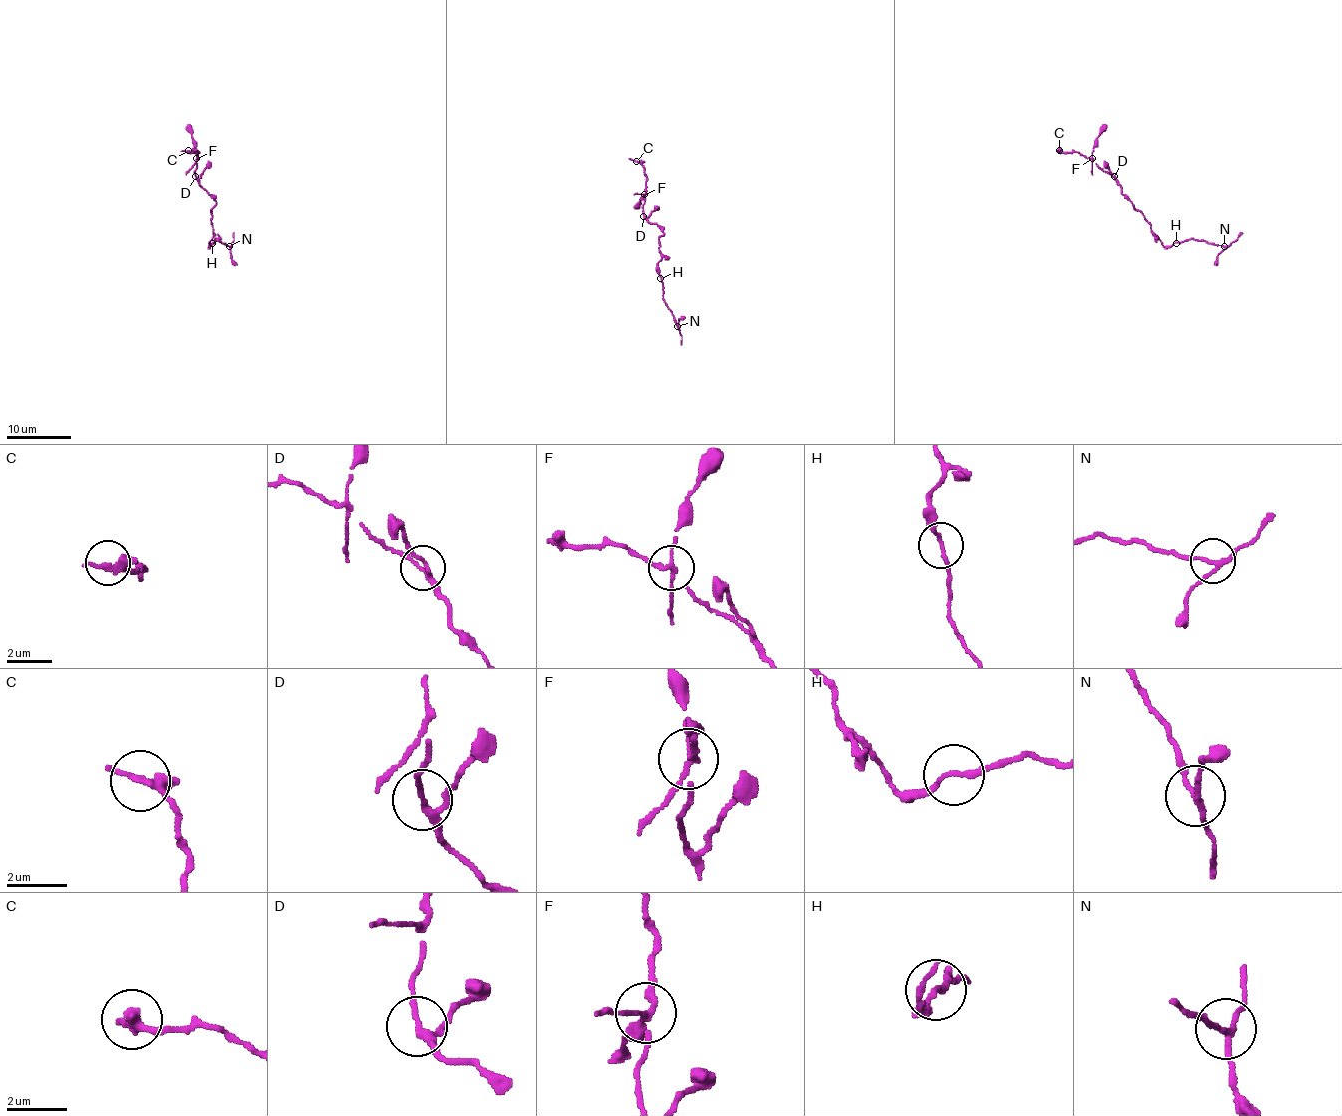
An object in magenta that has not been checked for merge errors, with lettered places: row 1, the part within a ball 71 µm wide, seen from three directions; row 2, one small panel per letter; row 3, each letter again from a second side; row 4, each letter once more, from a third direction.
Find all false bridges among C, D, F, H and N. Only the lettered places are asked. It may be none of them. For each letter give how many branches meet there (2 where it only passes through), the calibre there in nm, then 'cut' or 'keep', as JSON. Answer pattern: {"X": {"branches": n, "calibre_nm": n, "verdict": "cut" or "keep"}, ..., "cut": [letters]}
{"C": {"branches": 3, "calibre_nm": 240, "verdict": "keep"}, "D": {"branches": 3, "calibre_nm": 180, "verdict": "keep"}, "F": {"branches": 4, "calibre_nm": 170, "verdict": "cut"}, "H": {"branches": 2, "calibre_nm": 160, "verdict": "keep"}, "N": {"branches": 3, "calibre_nm": 160, "verdict": "keep"}, "cut": ["F"]}

